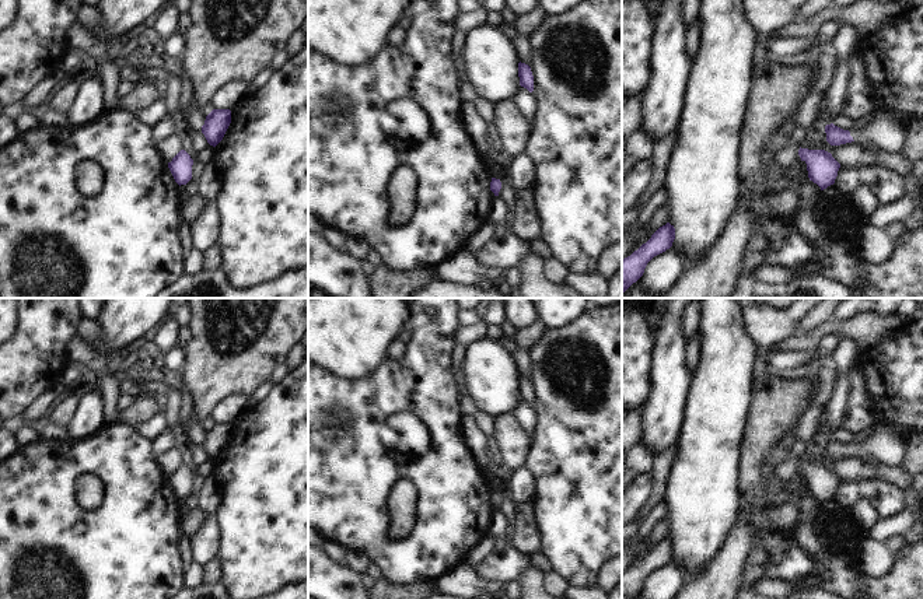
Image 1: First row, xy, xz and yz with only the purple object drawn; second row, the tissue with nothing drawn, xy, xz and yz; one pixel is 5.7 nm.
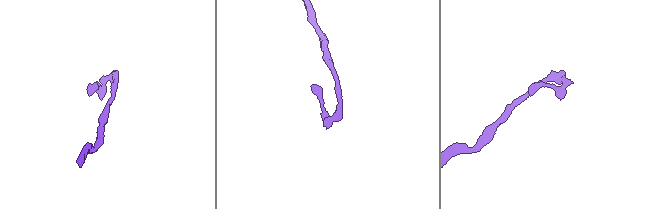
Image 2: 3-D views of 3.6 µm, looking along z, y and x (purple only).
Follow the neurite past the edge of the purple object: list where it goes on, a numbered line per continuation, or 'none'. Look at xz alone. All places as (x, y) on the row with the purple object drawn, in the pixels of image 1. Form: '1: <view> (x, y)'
none.

